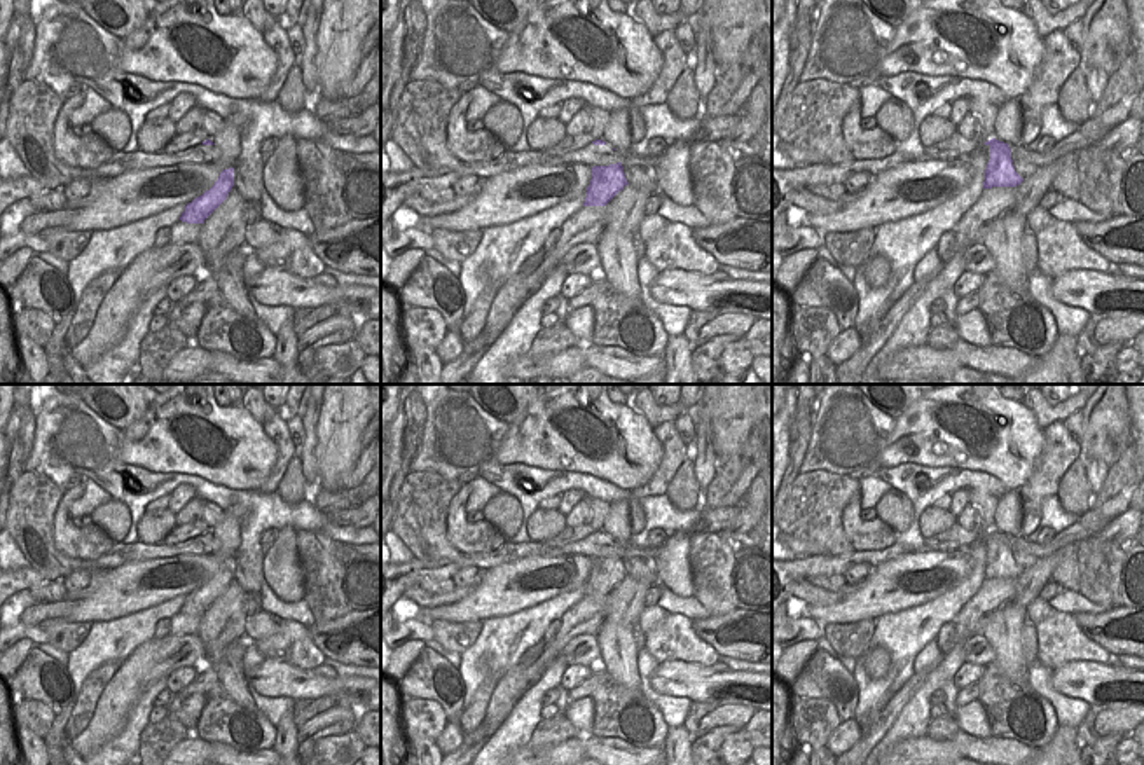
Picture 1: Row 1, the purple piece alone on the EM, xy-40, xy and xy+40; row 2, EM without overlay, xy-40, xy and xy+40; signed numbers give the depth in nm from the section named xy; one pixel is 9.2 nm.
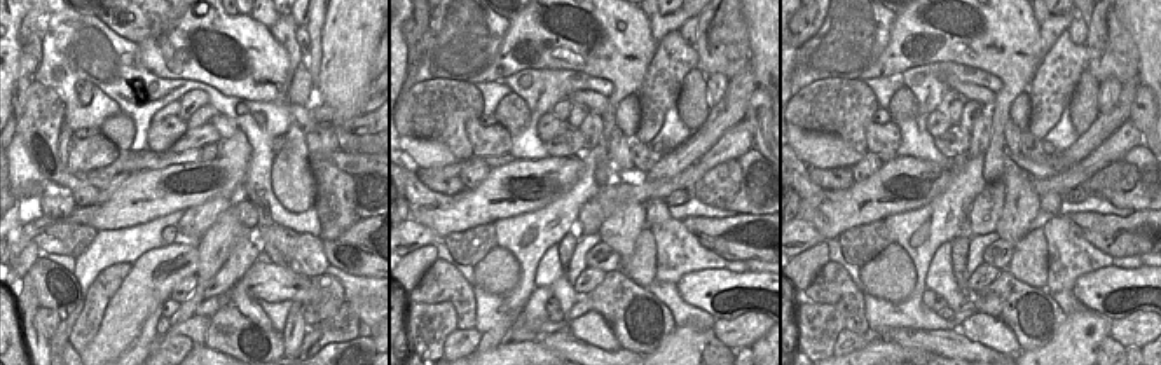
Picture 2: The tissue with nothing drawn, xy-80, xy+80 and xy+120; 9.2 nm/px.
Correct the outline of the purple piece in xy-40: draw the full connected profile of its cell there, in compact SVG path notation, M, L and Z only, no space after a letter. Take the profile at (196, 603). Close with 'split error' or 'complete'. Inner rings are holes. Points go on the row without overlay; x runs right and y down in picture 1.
M234 559L224 561L215 576L185 597L180 611L204 615L204 611L227 590L234 578Z; complete

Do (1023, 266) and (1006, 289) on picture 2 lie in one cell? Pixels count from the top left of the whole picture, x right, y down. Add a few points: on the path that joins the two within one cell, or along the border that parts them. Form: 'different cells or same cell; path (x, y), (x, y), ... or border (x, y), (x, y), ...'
different cells; border (1006, 269), (1016, 278), (1044, 289)

